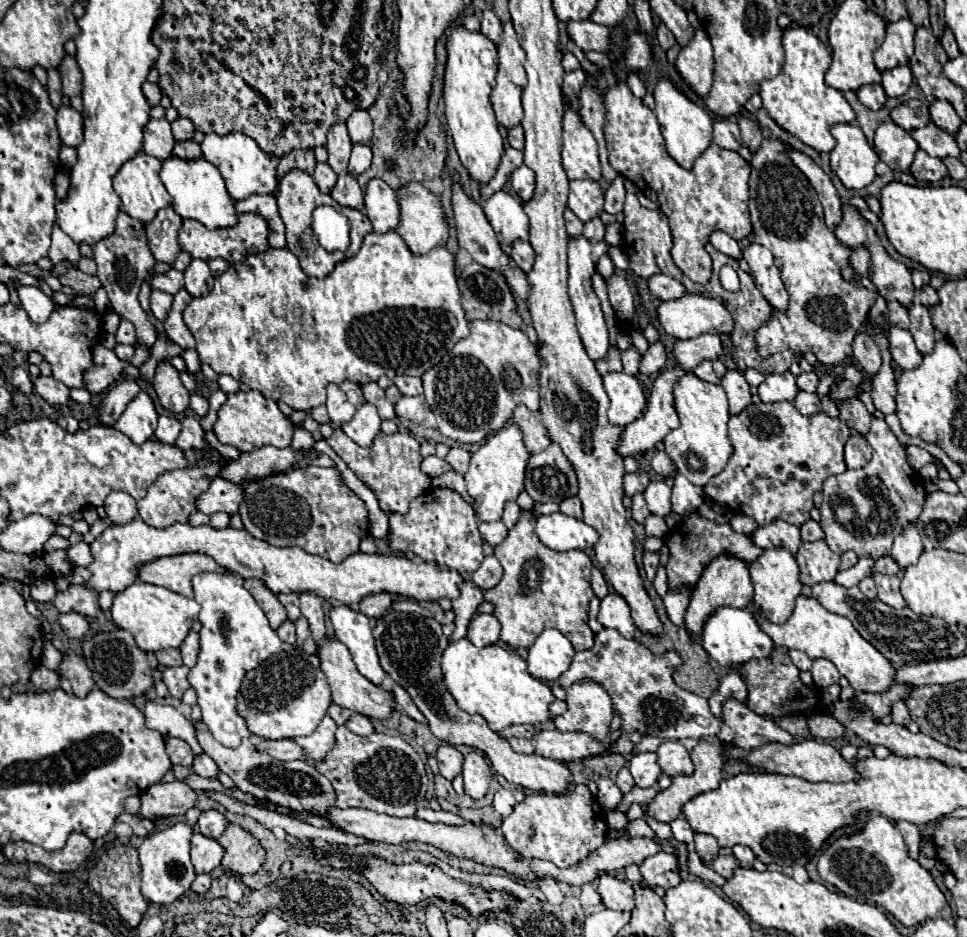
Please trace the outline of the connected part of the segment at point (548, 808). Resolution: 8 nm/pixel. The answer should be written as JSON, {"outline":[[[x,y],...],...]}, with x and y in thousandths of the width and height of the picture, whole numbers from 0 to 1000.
{"outline":[[[599,837],[580,847],[553,845],[543,850],[543,854],[535,858],[524,873],[520,873],[518,886],[524,901],[541,916],[568,918],[578,926],[588,926],[626,899],[628,877],[617,852],[605,837]]]}

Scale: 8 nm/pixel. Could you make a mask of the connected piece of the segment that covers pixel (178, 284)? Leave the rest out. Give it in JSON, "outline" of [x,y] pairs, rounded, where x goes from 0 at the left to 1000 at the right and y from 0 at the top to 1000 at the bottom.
{"outline":[[[177,286],[171,292],[158,292],[154,297],[154,303],[156,303],[156,309],[169,309],[175,314],[183,314],[189,307],[189,290]]]}

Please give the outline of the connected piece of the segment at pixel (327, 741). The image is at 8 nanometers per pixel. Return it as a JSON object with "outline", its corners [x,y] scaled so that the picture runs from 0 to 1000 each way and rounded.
{"outline":[[[338,762],[338,764],[334,764],[332,773],[326,777],[326,783],[320,783],[320,785],[315,785],[315,788],[305,788],[305,792],[313,796],[315,805],[317,805],[322,811],[334,811],[336,805],[340,803],[340,798],[342,798],[344,792],[346,792],[346,779],[349,779],[349,773],[346,773],[346,768]]]}

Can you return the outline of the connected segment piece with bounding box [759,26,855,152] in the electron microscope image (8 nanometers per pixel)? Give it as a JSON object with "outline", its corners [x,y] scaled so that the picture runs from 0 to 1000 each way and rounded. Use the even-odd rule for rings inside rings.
{"outline":[[[822,28],[810,34],[812,70],[808,77],[787,88],[787,107],[795,124],[816,143],[824,145],[835,156],[845,162],[859,162],[863,158],[863,147],[859,145],[859,134],[870,130],[884,130],[884,120],[872,105],[872,100],[853,90],[853,77],[859,70],[857,51],[835,30]]]}

